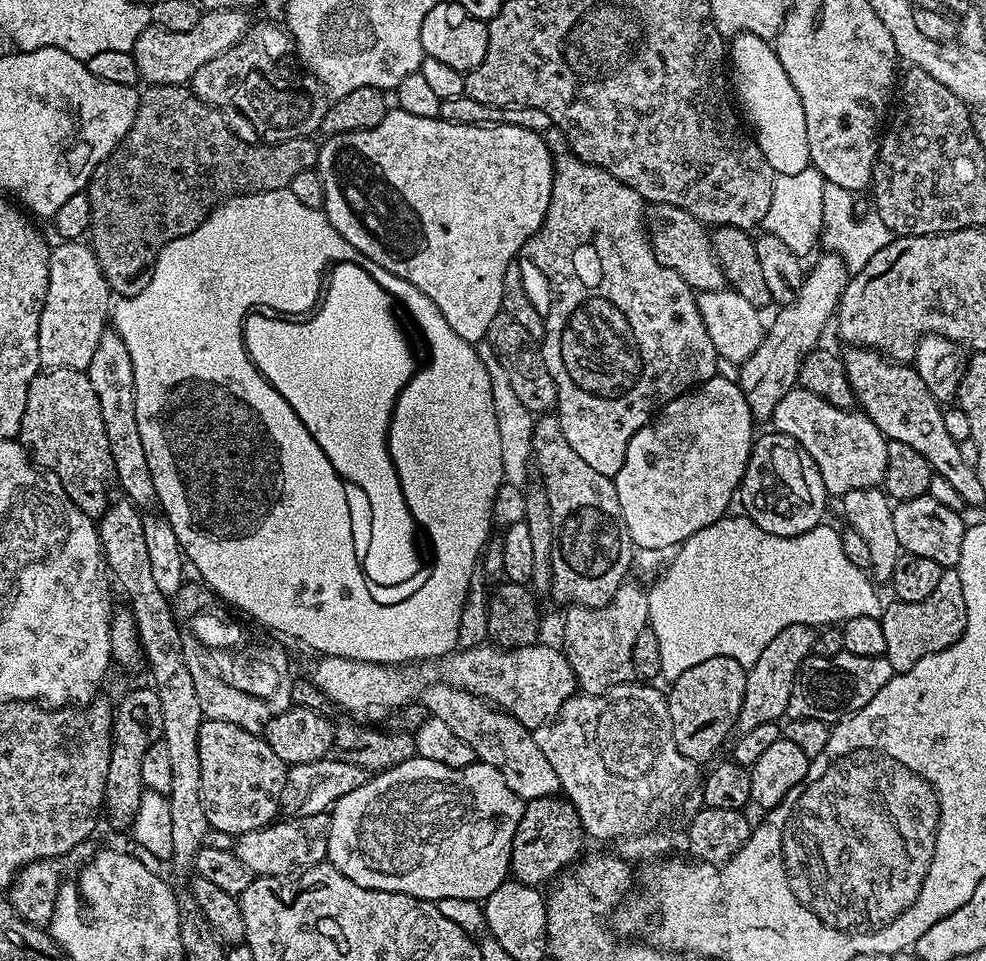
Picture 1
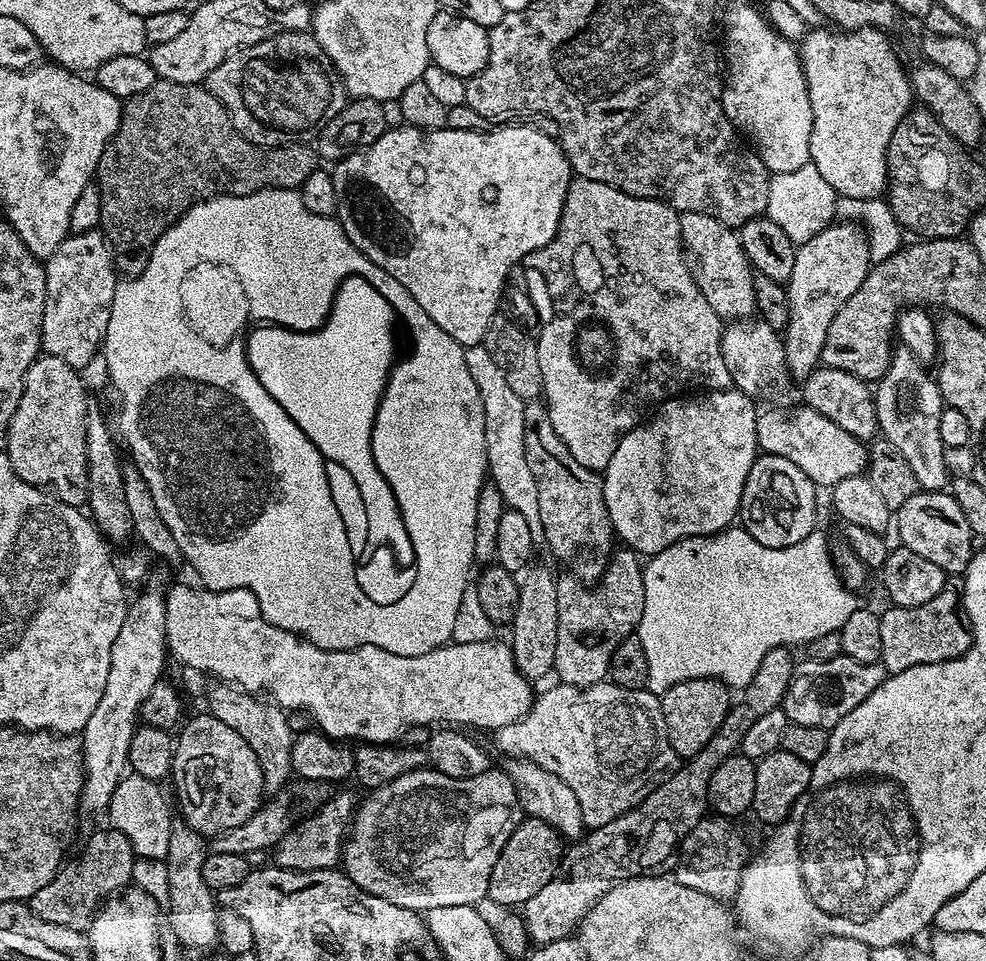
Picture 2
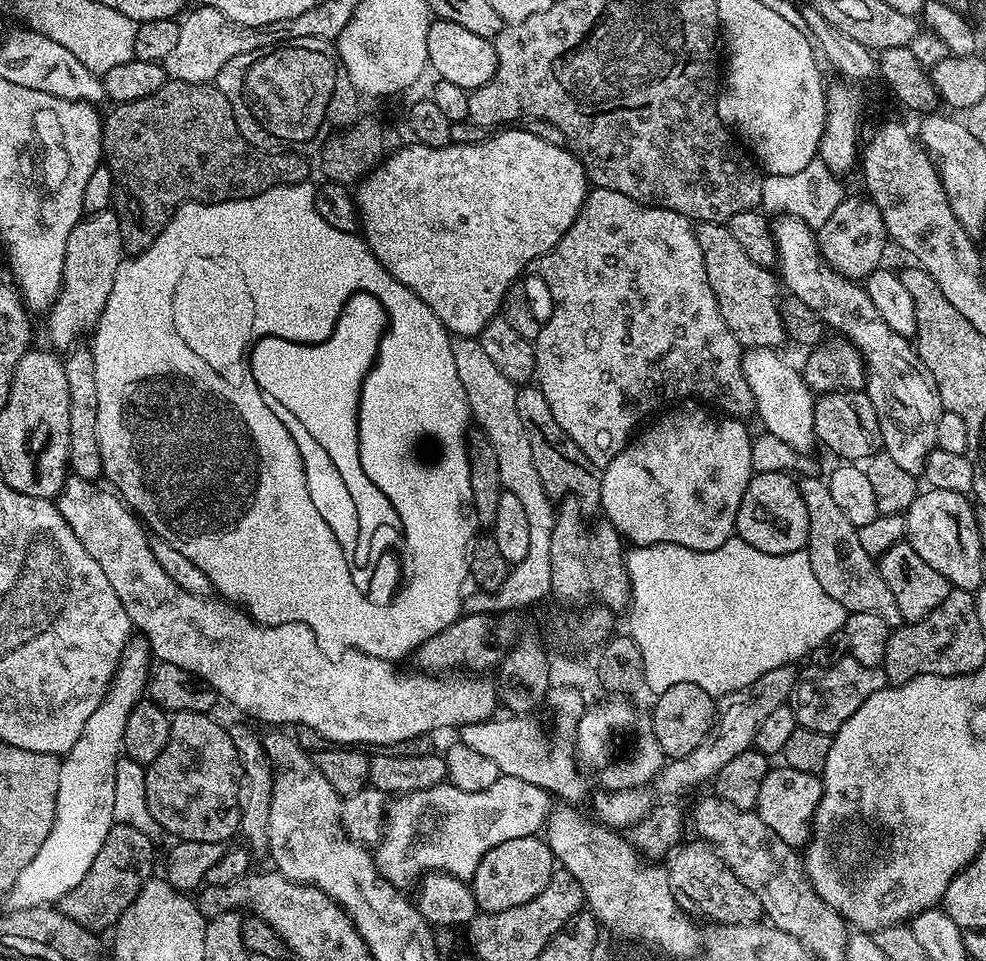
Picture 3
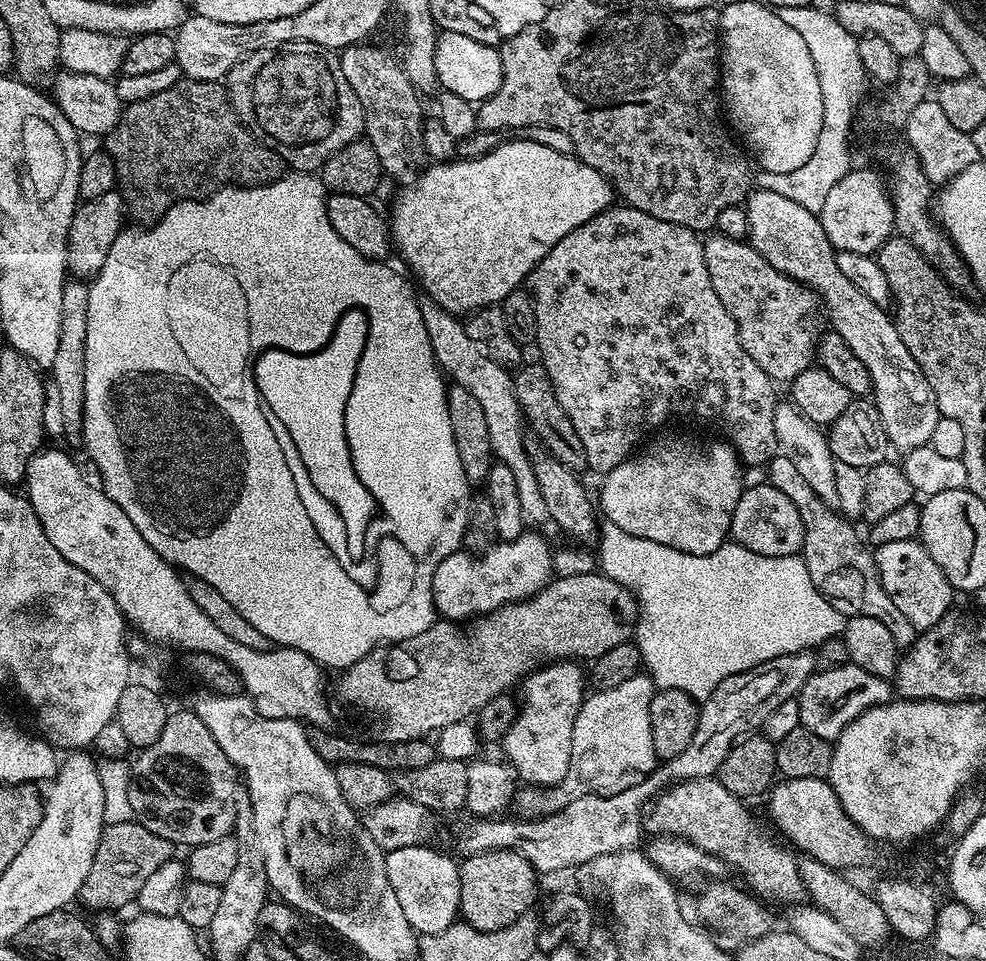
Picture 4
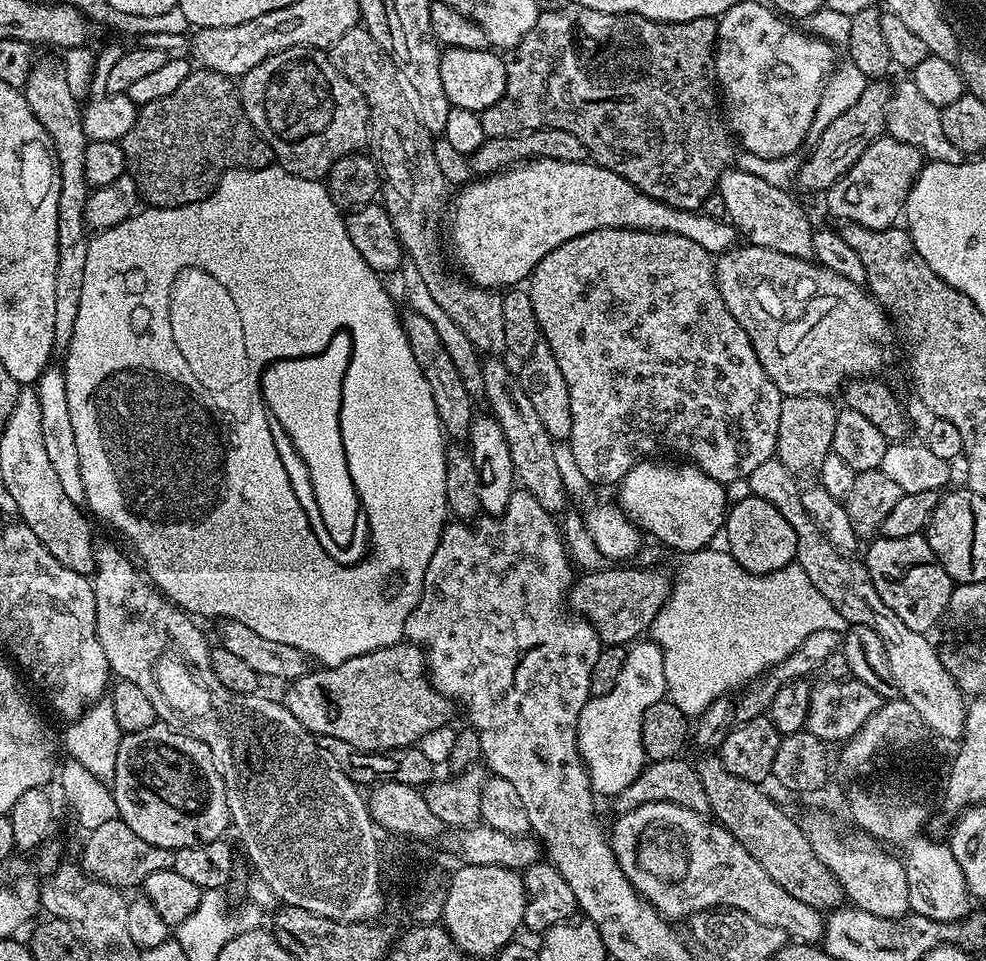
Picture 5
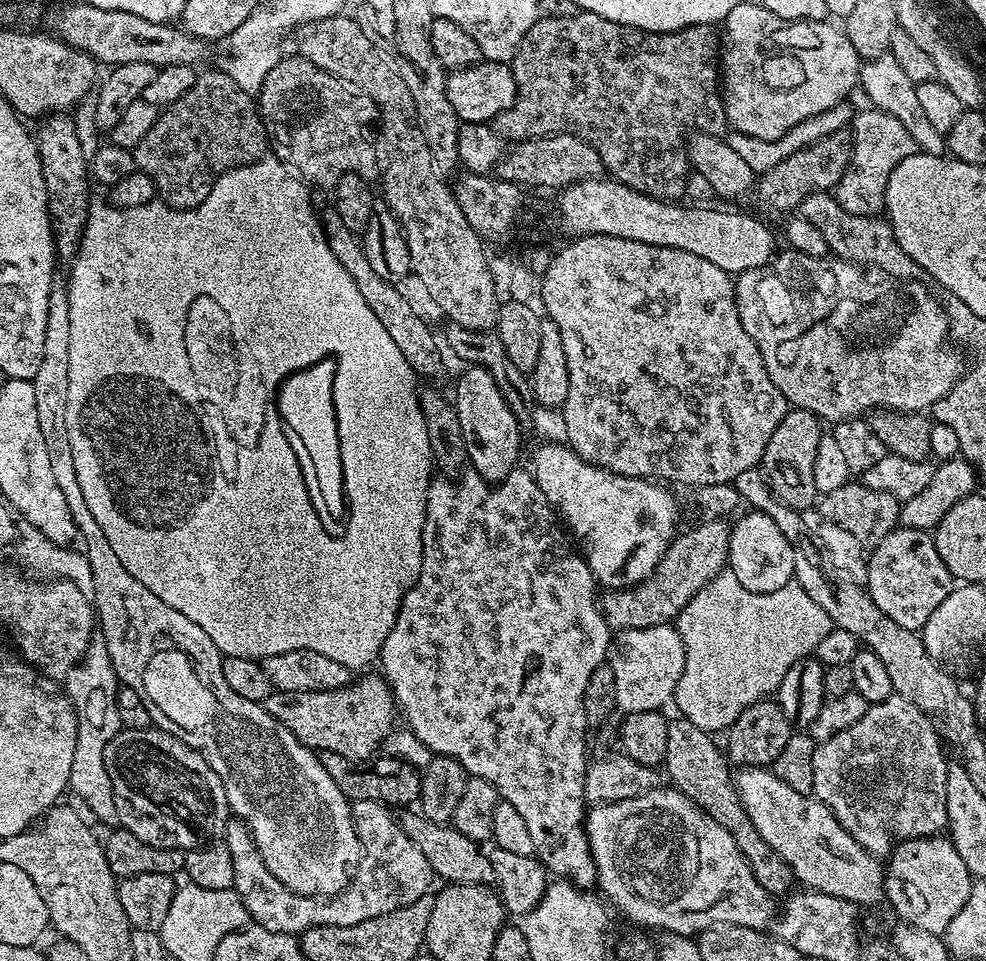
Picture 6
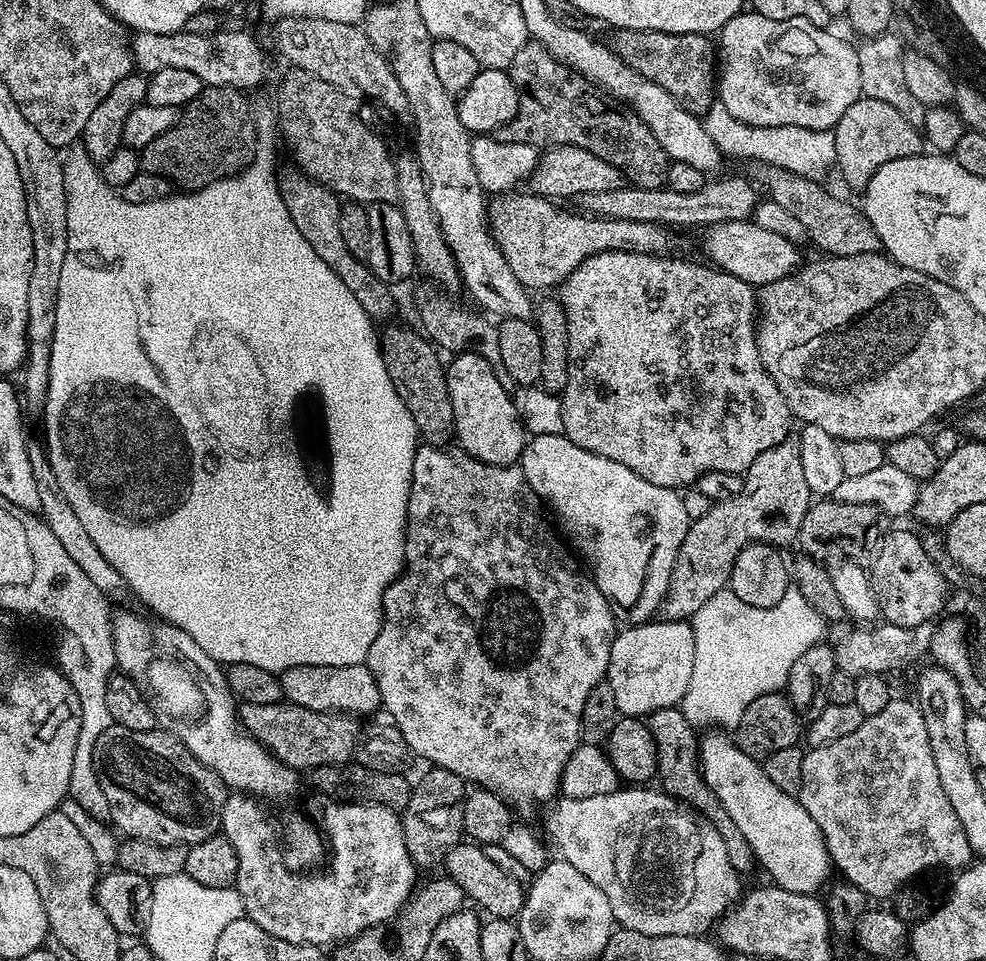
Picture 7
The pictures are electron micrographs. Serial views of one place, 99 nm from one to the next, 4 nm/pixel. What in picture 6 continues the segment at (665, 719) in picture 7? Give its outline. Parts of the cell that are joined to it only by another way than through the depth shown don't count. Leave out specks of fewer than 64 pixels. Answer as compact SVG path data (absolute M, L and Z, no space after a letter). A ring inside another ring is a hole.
M683 718L669 719L666 734L668 753L663 763L663 767L668 768L669 778L673 780L669 781L677 792L689 796L699 808L706 810L706 814L710 814L714 822L730 830L734 842L738 842L738 850L742 850L750 870L754 870L754 878L762 882L762 890L772 893L773 897L783 897L791 893L794 888L794 877L790 866L767 844L762 834L758 834L754 822L746 814L744 804L740 800L740 791L736 788L730 761L722 751L721 745L719 748L712 740L715 739L698 726L694 726L694 722Z

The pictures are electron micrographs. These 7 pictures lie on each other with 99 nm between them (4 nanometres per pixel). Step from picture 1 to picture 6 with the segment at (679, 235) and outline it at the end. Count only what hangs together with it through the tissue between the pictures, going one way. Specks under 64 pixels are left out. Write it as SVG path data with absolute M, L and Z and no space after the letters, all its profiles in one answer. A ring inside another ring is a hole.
M791 250L777 251L769 263L758 266L754 270L746 270L735 277L736 305L738 318L742 318L742 330L754 338L758 350L762 354L762 362L766 366L766 374L770 374L770 382L778 386L792 408L801 408L813 412L822 422L829 420L835 426L841 420L854 420L871 413L873 410L891 410L894 412L919 412L931 409L950 389L954 387L966 371L966 364L960 361L961 353L949 343L948 319L944 313L943 303L920 280L871 280L865 269L850 260L811 256Z

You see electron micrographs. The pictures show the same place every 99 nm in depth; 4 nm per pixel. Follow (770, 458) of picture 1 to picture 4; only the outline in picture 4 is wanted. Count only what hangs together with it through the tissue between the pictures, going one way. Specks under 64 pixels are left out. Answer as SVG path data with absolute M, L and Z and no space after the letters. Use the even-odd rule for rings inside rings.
M765 482L745 488L738 498L738 506L734 506L730 536L735 543L746 546L746 550L754 550L754 554L795 556L804 547L802 514L798 514L798 506L794 506L794 502L773 484Z

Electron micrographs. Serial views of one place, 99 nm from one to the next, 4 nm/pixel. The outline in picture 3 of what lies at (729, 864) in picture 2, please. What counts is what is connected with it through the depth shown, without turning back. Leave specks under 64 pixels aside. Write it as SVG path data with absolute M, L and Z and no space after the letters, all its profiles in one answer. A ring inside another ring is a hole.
M699 838L693 841L693 844L681 843L666 864L670 886L679 898L680 907L693 913L701 912L708 922L717 924L757 923L762 913L754 890L750 890L736 877L734 870L728 868L727 862L712 845L705 844Z

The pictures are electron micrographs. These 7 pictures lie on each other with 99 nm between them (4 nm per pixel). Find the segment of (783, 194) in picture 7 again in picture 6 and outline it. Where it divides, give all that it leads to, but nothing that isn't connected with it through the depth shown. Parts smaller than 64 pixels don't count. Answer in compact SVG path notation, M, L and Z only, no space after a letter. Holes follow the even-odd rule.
M815 192L801 202L799 215L806 218L826 238L828 251L833 257L850 260L853 264L869 266L873 264L880 273L892 280L920 280L922 273L918 262L898 246L892 233L892 226L887 219L880 216L859 216L850 214L850 210L842 210L832 192Z

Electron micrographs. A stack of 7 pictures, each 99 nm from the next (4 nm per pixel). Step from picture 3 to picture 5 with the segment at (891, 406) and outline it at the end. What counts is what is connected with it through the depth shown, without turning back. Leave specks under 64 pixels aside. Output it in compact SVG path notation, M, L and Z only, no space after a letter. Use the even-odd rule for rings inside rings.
M735 166L721 174L718 185L718 194L722 202L726 202L726 217L747 243L807 260L812 256L814 224L808 221L803 206L788 190L779 184L766 182L766 178L758 178L758 174L746 174Z

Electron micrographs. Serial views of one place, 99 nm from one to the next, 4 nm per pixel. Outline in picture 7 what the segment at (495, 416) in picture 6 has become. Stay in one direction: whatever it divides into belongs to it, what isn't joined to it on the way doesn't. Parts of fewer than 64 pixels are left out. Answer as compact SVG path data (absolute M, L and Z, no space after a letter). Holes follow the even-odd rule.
M465 350L451 359L446 364L446 375L456 427L454 436L457 441L460 439L459 447L487 464L516 464L524 455L526 429L513 393L498 378L490 362L476 352Z

